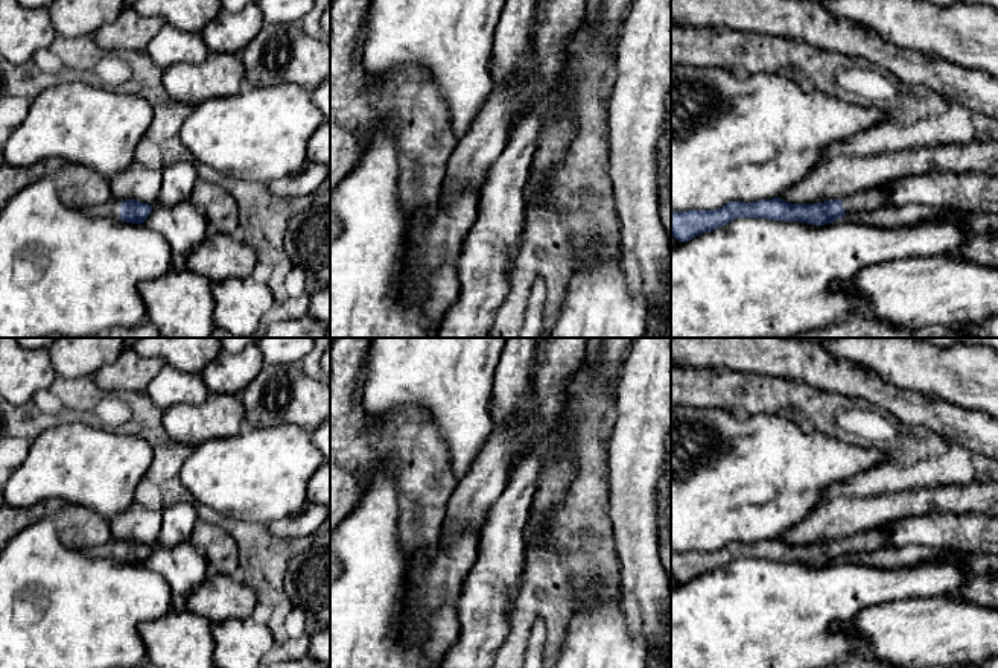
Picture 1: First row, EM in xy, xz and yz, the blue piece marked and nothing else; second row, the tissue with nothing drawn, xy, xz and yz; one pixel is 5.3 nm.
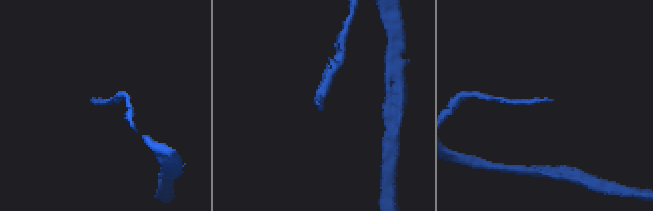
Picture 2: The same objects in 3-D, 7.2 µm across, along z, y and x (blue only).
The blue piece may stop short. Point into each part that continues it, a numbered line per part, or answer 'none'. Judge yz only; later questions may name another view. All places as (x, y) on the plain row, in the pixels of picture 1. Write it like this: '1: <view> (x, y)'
1: yz (874, 539)

